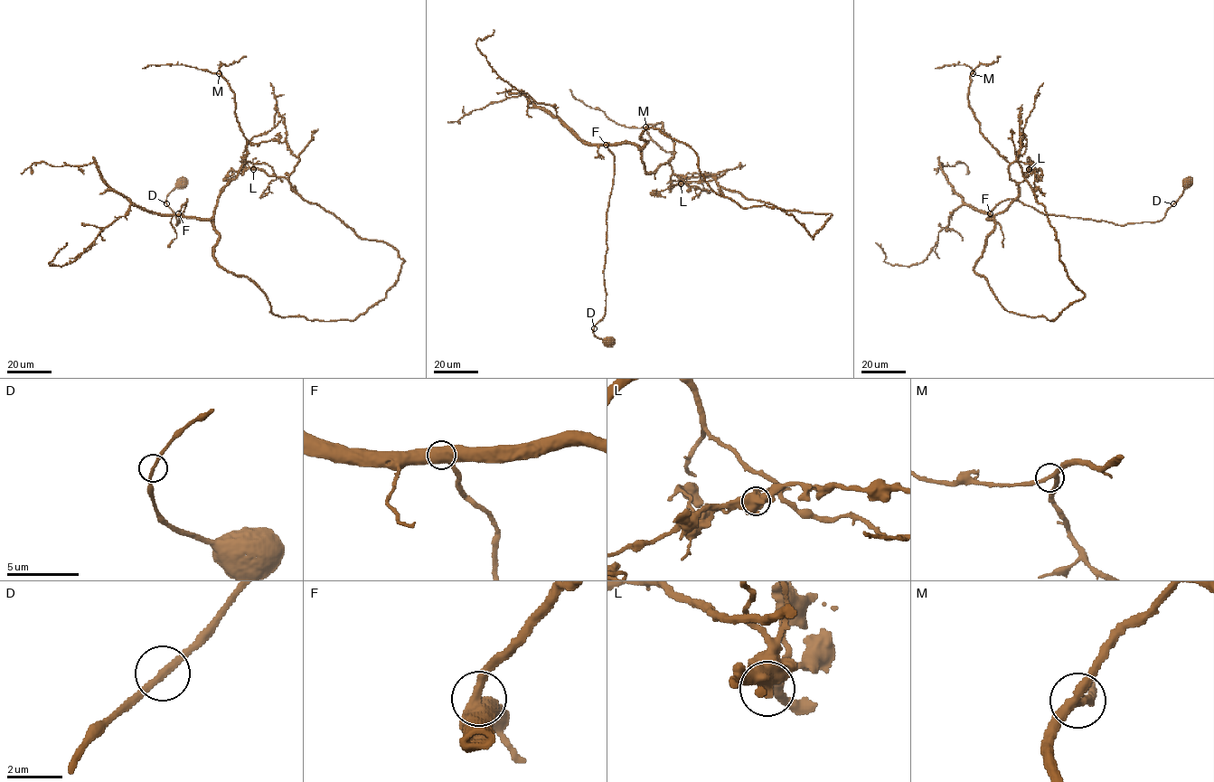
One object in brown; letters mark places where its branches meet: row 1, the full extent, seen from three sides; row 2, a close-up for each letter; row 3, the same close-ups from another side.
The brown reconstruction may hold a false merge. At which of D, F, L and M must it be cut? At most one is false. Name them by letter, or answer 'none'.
none

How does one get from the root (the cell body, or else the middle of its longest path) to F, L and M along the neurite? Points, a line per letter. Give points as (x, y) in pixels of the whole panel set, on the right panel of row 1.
F: (988, 235), (994, 225), (994, 221), (988, 218), (990, 213)
L: (988, 235), (994, 226), (994, 216), (1018, 195), (1019, 186), (1010, 178), (1009, 165), (1021, 161), (1029, 169)
M: (988, 235), (994, 216), (1017, 196), (1019, 186), (1010, 178), (1009, 163), (980, 131), (969, 104), (973, 73)

